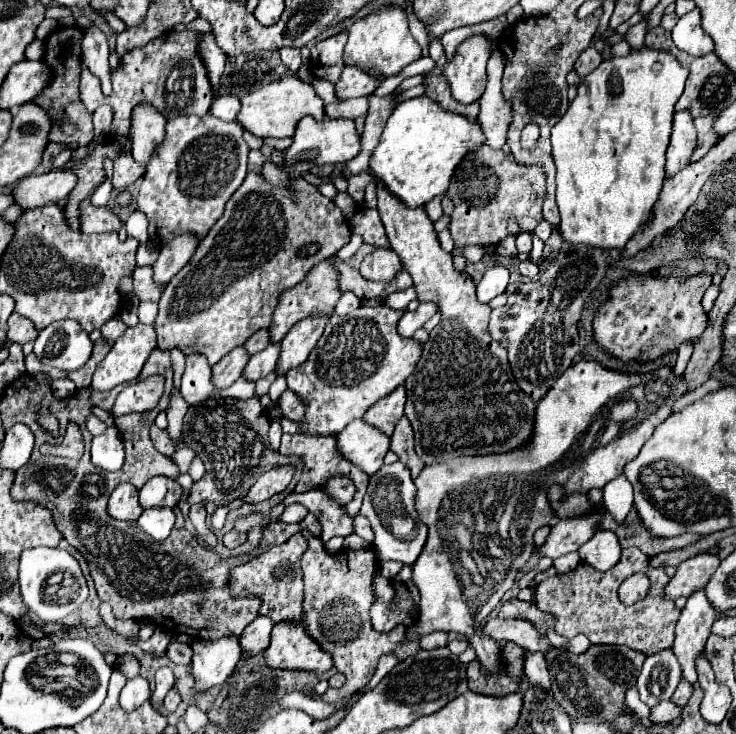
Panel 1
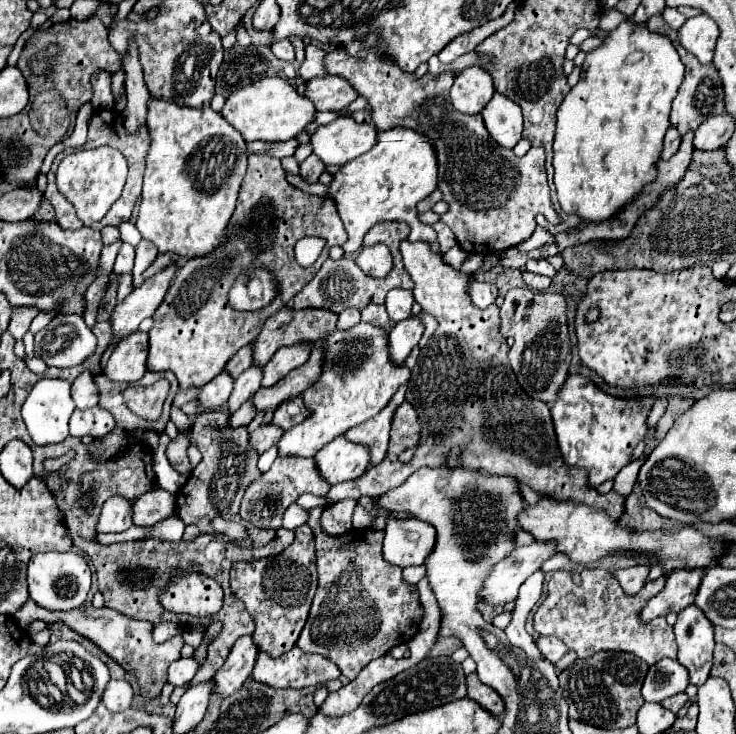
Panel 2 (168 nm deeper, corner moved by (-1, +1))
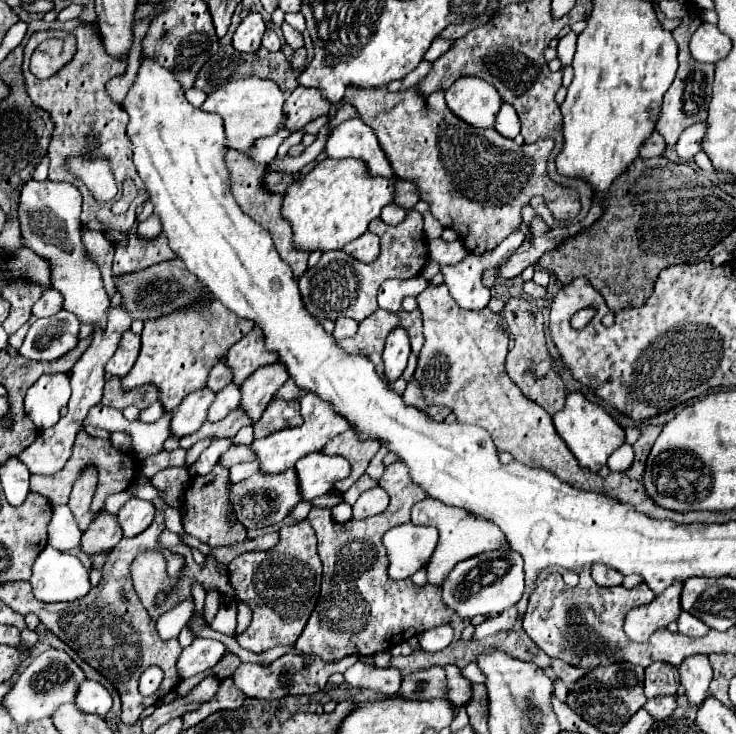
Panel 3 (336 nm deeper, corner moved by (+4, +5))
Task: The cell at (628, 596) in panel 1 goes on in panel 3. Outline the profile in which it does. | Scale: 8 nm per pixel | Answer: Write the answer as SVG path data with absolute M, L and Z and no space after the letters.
M592 565L592 579L602 587L616 587L622 583L622 575L604 565Z

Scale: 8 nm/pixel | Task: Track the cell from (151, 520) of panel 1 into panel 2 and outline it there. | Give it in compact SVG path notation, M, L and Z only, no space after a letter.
M173 513L151 527L131 525L131 529L123 531L123 533L101 533L101 535L97 535L97 541L119 543L119 541L135 541L141 537L151 537L151 539L159 539L159 541L177 541L177 539L181 539L183 529L185 529L185 523L181 521L181 517L177 513Z

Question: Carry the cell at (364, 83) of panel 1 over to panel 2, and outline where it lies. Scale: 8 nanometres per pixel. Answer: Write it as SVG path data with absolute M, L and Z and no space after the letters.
M329 75L323 79L311 79L307 83L305 97L315 103L317 111L341 111L349 107L359 97L359 93L347 79Z

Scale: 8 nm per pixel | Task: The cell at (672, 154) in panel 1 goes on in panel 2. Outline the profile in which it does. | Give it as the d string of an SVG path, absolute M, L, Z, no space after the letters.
M669 127L667 129L667 135L665 135L665 145L663 145L663 153L661 153L661 159L671 159L677 149L681 145L681 133L677 131L677 127Z

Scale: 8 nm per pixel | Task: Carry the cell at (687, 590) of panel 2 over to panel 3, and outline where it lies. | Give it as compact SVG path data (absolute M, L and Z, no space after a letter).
M676 583L676 585L670 585L652 603L632 609L626 615L624 631L632 641L644 643L644 641L648 641L648 637L654 631L666 629L672 621L676 621L680 613L682 613L682 609L680 609L680 583Z

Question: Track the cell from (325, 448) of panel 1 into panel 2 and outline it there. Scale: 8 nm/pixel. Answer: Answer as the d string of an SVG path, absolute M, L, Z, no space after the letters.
M277 457L275 463L267 473L261 475L261 479L253 481L249 487L249 493L245 493L245 501L241 503L241 519L245 523L251 523L255 527L265 527L265 529L279 529L281 527L281 517L285 509L297 501L299 495L303 493L313 493L313 495L323 495L329 491L331 485L325 483L325 479L317 471L315 459L305 459L305 457Z

